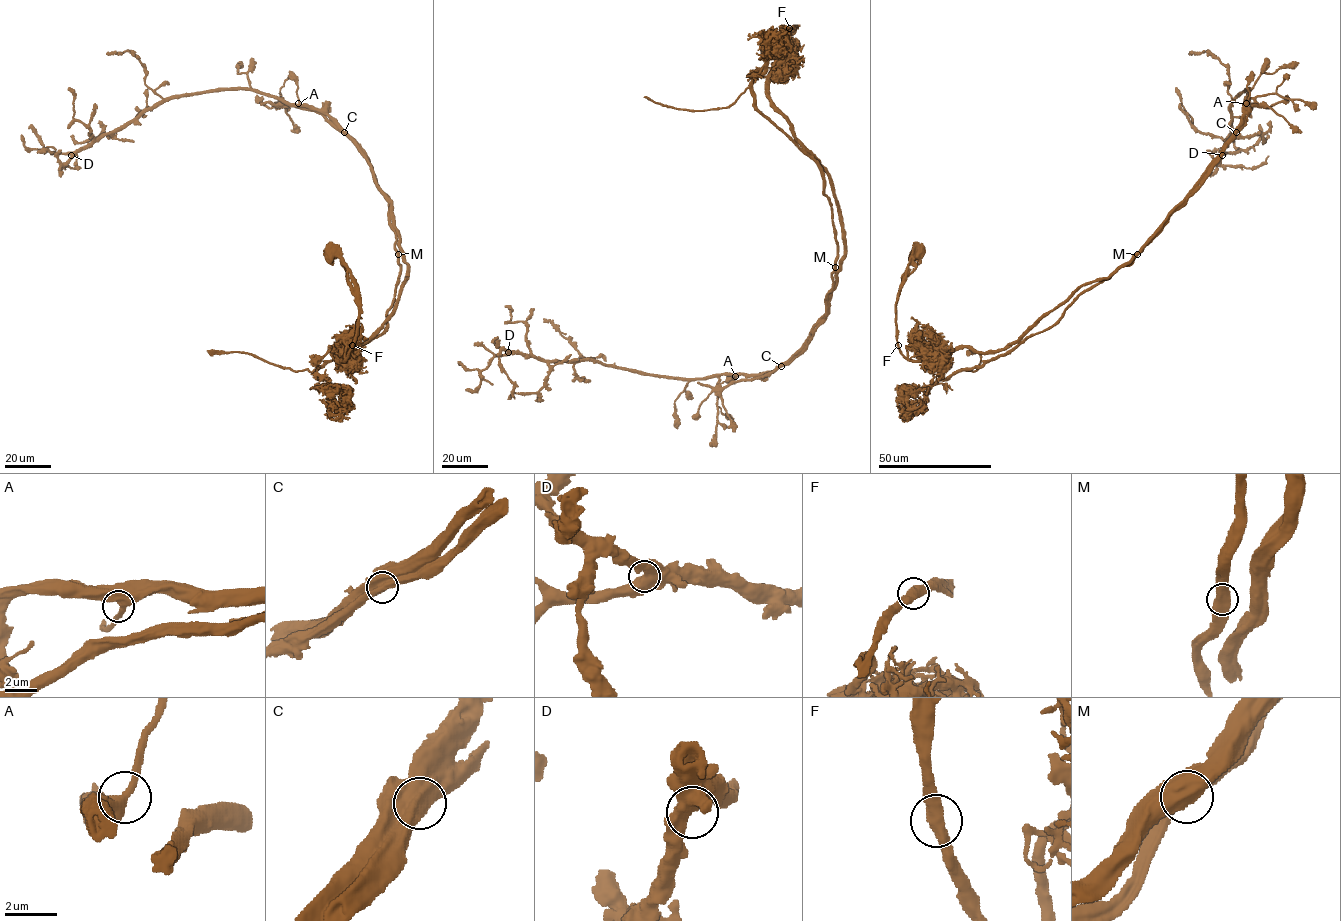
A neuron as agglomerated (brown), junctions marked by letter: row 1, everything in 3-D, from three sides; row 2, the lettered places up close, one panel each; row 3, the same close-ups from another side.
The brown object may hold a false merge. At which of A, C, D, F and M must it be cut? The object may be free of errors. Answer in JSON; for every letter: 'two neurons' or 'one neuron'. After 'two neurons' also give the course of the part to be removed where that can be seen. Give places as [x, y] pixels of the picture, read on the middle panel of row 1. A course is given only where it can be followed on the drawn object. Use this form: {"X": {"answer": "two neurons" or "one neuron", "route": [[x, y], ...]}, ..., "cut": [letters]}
{"A": {"answer": "one neuron"}, "C": {"answer": "two neurons", "route": [[781, 366], [812, 339], [832, 286], [837, 241], [818, 164], [749, 87], [699, 110], [644, 97]]}, "D": {"answer": "one neuron"}, "F": {"answer": "one neuron"}, "M": {"answer": "one neuron"}, "cut": ["C"]}

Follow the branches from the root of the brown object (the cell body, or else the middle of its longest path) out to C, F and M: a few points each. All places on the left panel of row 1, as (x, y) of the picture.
C: (333, 249), (359, 305), (343, 360), (331, 347), (351, 352), (392, 315), (407, 267), (391, 202), (344, 133)
F: (333, 249), (353, 280), (359, 305), (359, 325), (352, 345)
M: (333, 249), (359, 305), (337, 360), (332, 346), (351, 352), (392, 315), (407, 267), (395, 230), (398, 255)

